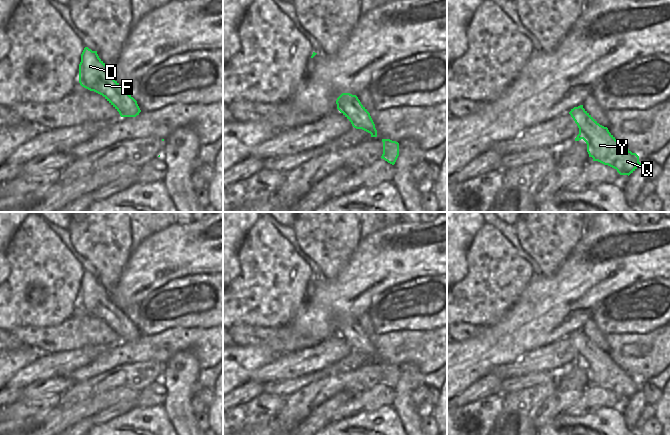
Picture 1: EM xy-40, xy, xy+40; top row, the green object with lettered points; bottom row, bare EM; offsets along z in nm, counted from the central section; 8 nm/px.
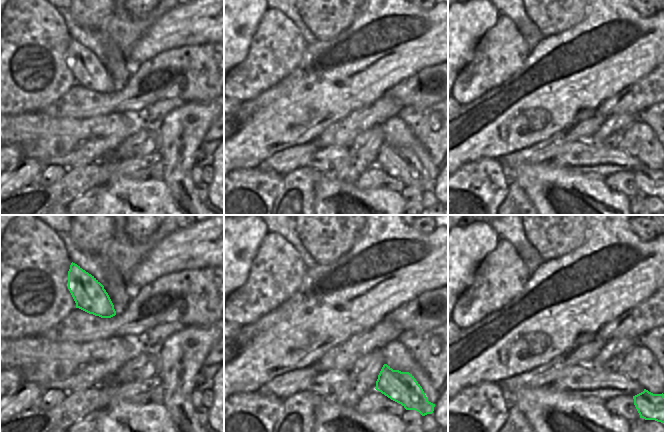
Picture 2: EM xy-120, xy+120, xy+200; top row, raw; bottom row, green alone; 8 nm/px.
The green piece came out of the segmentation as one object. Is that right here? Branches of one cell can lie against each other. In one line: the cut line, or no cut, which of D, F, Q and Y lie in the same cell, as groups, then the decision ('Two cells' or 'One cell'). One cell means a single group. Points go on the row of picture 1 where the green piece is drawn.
No split. Groups: D F Q Y. One cell.

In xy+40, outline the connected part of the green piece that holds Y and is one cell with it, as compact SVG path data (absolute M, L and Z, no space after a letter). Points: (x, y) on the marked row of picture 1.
M574 107L569 112L579 128L575 141L583 139L593 161L617 170L620 175L630 175L640 165L639 156L624 147L608 130L600 125L584 108Z

